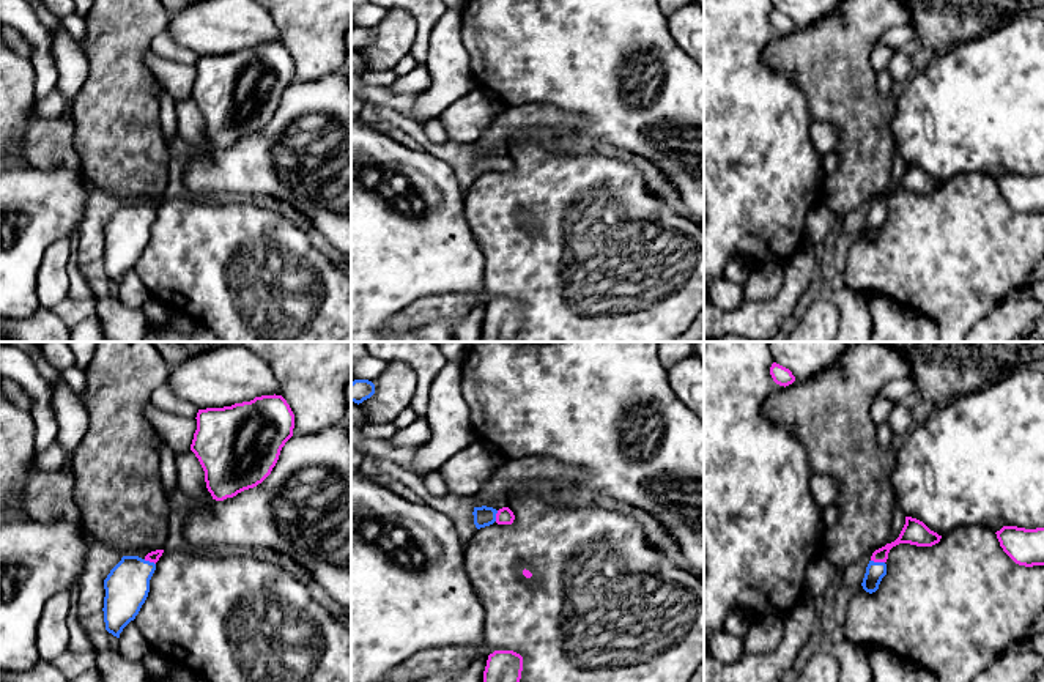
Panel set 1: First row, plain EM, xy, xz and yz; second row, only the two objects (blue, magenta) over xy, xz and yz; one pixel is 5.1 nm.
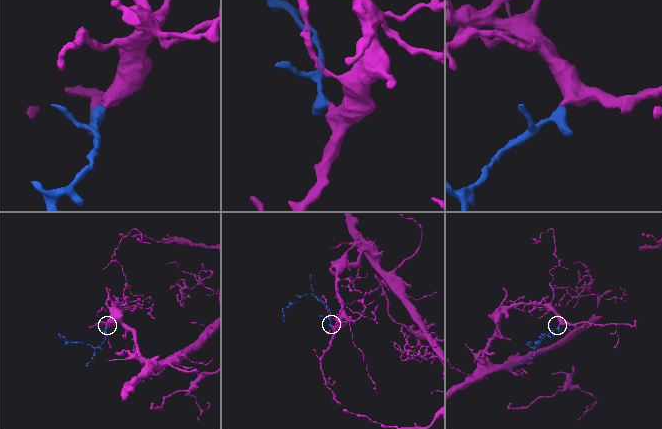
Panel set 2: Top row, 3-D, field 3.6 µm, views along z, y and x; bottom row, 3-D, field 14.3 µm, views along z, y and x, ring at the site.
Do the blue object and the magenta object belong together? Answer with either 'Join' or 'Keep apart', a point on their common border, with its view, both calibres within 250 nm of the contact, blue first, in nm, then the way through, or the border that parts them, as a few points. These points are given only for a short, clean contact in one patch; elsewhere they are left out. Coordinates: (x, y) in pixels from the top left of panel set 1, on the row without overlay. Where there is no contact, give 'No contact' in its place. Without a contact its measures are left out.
Join. Touches blue at yz (877, 210). Thickness 100 nm (blue) against 130 nm. Path across: yz (876, 218), (877, 210), (890, 192), (915, 180)

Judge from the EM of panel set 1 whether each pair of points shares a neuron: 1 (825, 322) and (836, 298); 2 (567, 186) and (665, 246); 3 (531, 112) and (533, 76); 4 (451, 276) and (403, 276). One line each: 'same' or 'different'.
1: different
2: same
3: different
4: same

